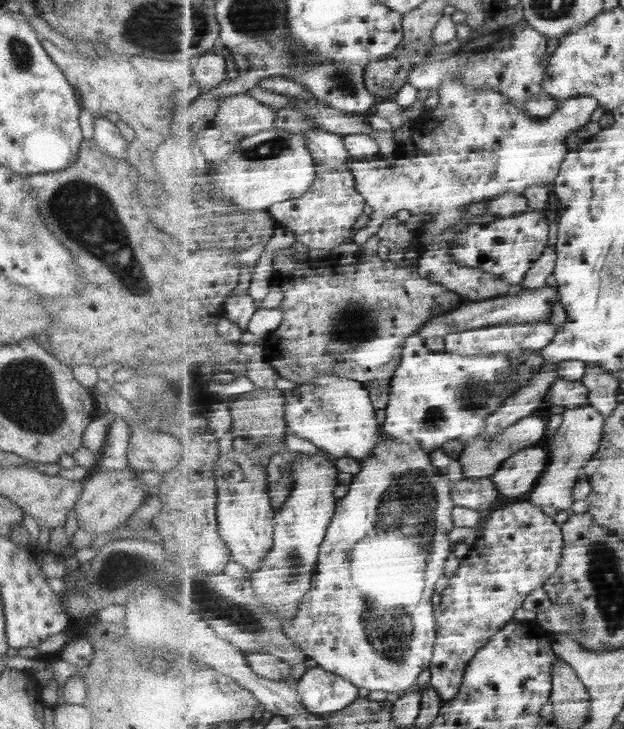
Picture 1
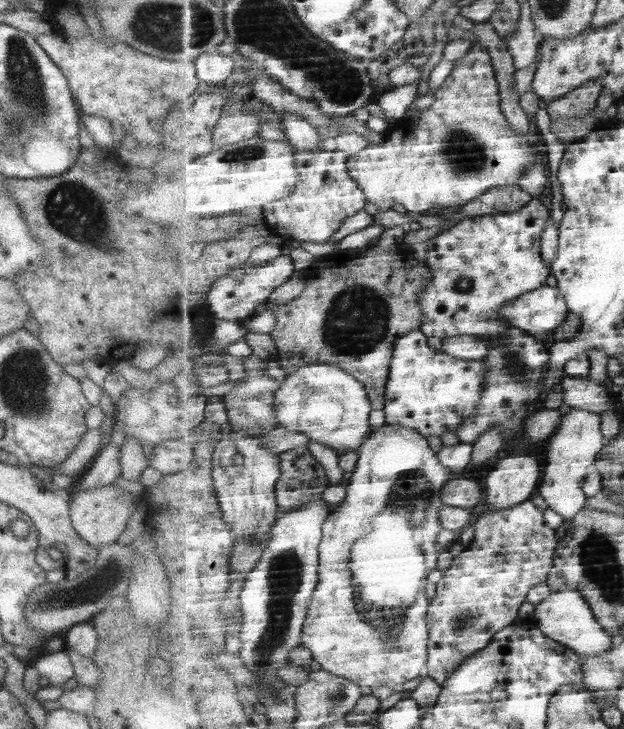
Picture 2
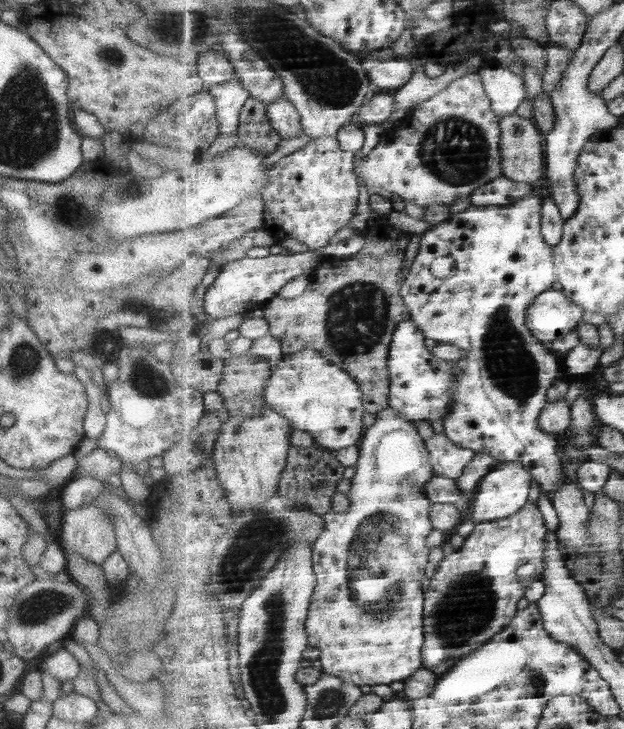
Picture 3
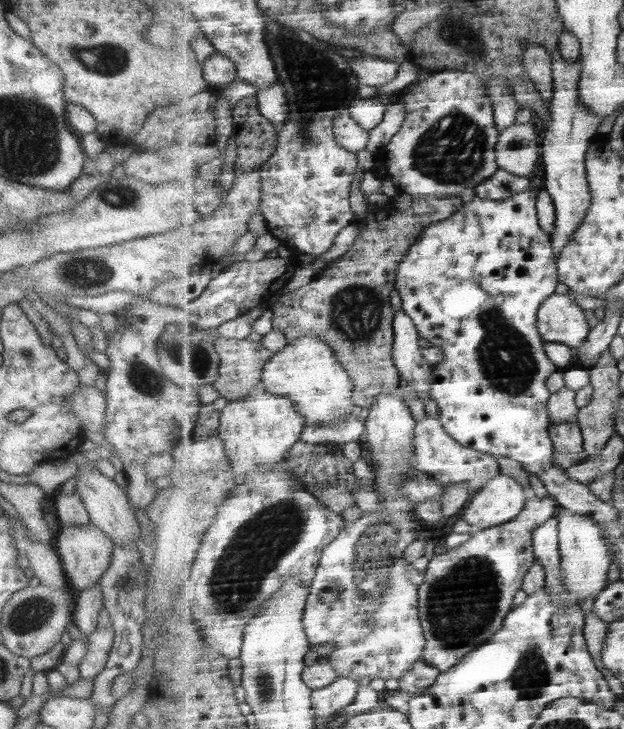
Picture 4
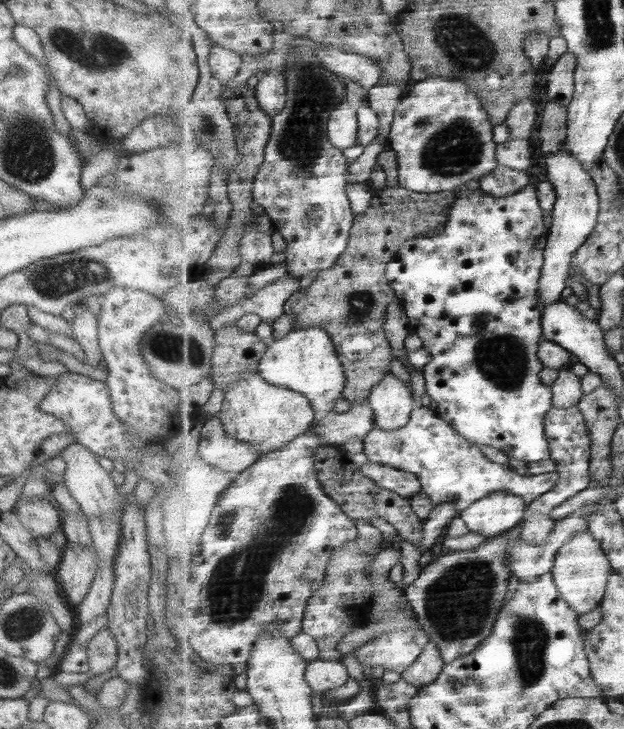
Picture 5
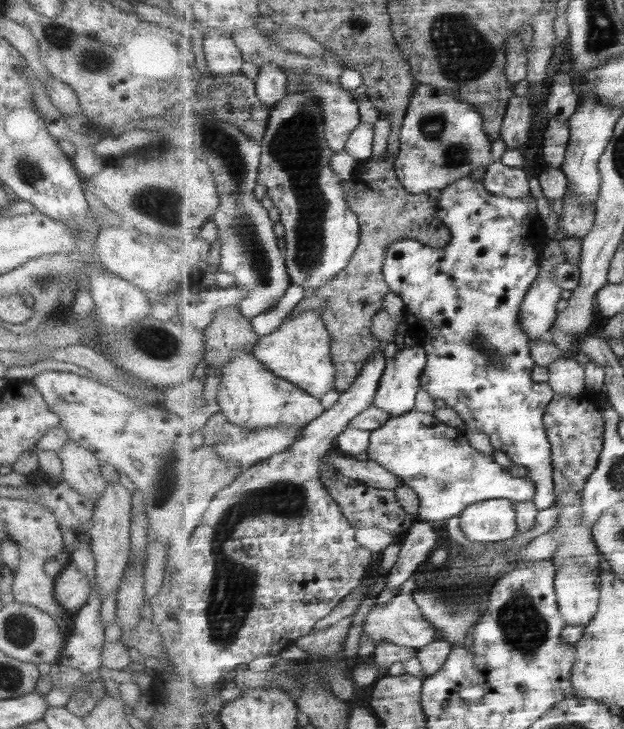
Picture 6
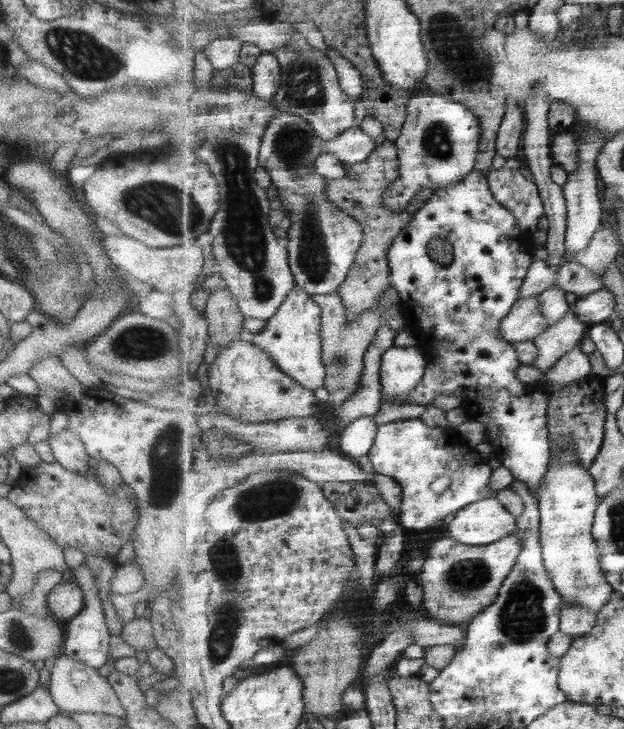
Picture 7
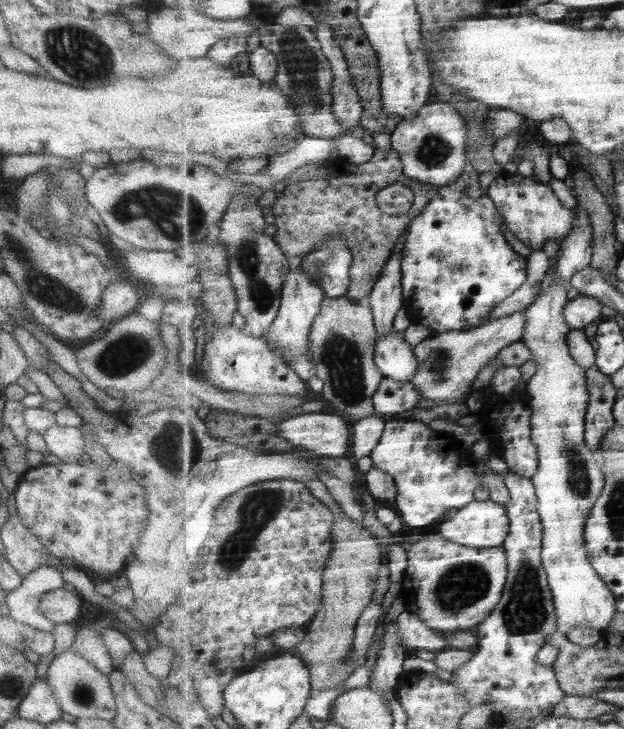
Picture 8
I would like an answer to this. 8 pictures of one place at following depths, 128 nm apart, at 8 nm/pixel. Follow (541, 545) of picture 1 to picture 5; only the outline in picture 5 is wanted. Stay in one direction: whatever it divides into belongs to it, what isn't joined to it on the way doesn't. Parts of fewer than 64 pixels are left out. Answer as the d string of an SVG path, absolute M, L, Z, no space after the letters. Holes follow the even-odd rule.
M579 406L569 409L559 409L553 407L549 415L545 418L546 435L550 444L551 458L556 462L560 474L560 482L548 493L541 495L537 500L528 504L526 516L534 512L550 515L558 506L566 500L575 496L578 492L587 490L591 487L589 476L591 458L591 437L585 417ZM521 524L503 534L487 538L483 545L471 551L454 551L451 554L443 552L429 566L420 571L419 576L404 589L412 612L421 628L430 636L430 642L436 644L443 655L446 664L455 662L458 658L472 653L479 644L493 634L495 622L500 617L503 605L509 597L509 578L514 575L507 558L507 551L514 540L522 538Z

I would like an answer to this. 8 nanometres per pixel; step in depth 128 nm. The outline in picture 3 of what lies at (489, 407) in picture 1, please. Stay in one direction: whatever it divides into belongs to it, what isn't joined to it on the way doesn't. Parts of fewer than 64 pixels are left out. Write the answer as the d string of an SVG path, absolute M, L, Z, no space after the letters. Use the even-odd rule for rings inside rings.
M411 318L399 324L393 338L389 355L391 375L390 397L391 409L399 413L399 417L413 422L415 425L423 420L435 422L445 420L451 413L449 405L453 403L454 386L458 364L439 358L433 351L427 350L425 336Z

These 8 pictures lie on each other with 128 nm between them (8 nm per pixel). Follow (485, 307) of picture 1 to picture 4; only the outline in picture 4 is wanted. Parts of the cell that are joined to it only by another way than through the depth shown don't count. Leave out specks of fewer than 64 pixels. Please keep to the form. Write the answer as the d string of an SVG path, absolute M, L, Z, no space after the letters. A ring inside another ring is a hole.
M553 294L537 314L537 329L545 342L561 343L577 350L592 330L585 312L571 294Z

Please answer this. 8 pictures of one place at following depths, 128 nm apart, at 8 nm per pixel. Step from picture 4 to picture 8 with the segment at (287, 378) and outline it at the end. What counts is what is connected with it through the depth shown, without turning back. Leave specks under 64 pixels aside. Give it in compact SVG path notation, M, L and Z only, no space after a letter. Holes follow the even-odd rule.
M301 266L294 268L283 286L279 316L271 326L271 330L267 332L267 339L273 341L284 352L290 367L305 381L318 376L316 362L312 359L312 351L309 347L311 347L313 323L319 317L326 297L325 291L303 273Z

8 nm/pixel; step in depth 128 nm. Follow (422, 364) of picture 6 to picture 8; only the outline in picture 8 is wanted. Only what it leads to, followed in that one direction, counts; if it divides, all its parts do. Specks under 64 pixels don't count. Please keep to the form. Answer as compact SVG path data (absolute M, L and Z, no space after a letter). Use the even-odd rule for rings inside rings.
M391 331L391 335L378 339L374 361L387 378L398 380L403 385L411 385L420 368L414 348L405 341L404 334Z

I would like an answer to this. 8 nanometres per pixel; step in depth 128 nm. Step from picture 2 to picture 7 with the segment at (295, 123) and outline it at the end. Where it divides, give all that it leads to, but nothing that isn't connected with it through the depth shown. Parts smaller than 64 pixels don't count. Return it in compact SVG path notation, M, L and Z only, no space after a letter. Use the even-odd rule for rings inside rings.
M262 52L253 68L254 94L263 100L274 98L281 88L282 69L279 59L271 52Z

